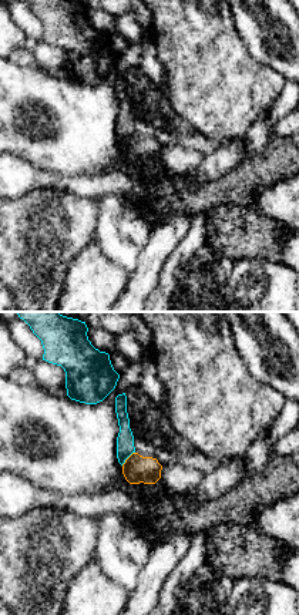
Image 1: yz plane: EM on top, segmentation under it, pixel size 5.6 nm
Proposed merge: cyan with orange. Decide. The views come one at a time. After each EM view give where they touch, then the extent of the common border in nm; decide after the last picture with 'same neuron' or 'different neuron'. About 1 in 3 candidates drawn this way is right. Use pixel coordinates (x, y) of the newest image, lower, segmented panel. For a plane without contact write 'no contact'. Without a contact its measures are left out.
meets cyan at (127, 457); contact 110 nm long

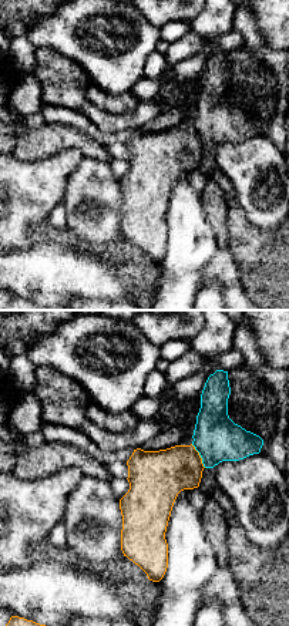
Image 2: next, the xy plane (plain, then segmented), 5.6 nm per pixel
meets cyan at (200, 454); contact 160 nm long

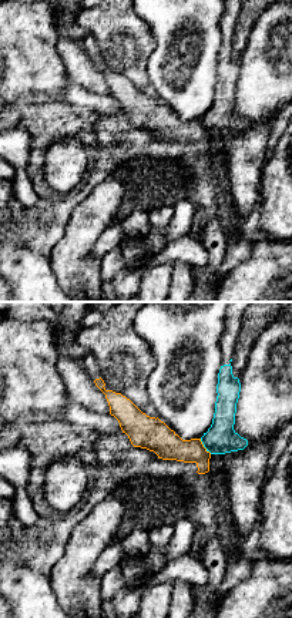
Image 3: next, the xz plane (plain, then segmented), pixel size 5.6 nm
meets cyan at (204, 446); contact 110 nm long

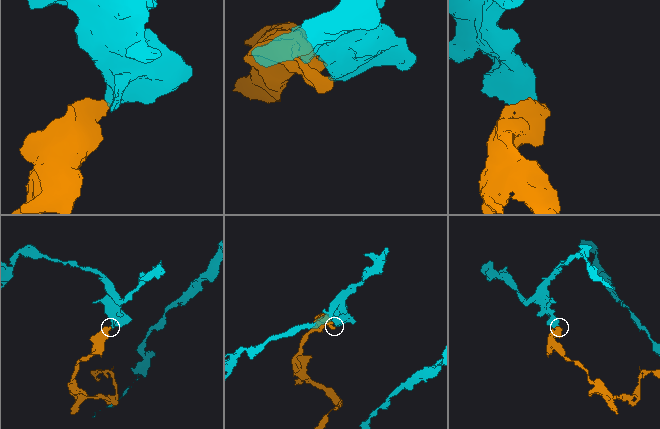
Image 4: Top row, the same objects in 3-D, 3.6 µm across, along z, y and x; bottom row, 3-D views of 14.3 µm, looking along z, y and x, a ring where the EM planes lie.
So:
different neuron

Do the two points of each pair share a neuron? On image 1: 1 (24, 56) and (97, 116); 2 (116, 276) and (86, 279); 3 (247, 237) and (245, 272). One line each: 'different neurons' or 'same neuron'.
1: different neurons
2: same neuron
3: different neurons

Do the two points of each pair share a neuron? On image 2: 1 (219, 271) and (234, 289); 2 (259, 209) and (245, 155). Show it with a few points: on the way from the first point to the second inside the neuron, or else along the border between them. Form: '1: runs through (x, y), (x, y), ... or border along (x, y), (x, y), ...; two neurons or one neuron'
1: runs through (224, 275), (231, 285); one neuron
2: runs through (259, 197), (256, 168); one neuron

